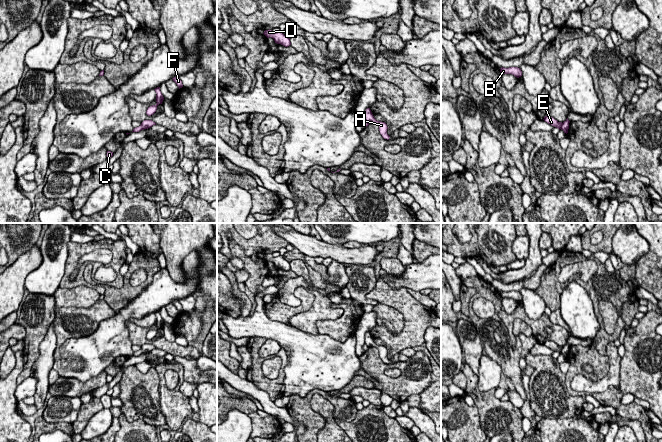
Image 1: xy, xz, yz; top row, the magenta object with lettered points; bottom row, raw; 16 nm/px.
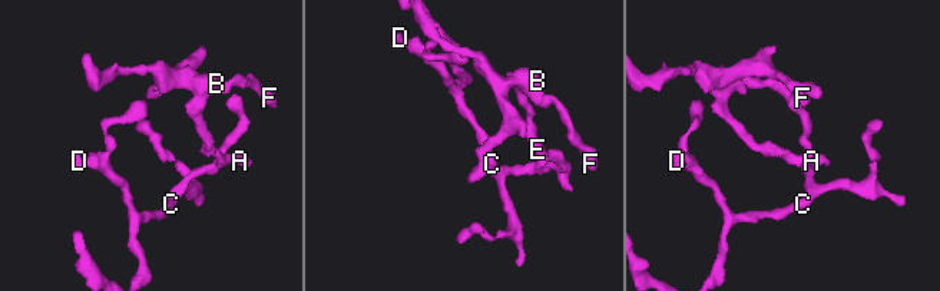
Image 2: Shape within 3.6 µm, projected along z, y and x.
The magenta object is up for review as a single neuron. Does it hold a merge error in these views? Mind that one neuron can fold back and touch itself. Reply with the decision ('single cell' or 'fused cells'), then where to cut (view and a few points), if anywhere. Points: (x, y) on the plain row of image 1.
fused cells; cut yz (563, 347), (560, 352)

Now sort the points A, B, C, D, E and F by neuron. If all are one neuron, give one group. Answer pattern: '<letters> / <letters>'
A B E F / C D

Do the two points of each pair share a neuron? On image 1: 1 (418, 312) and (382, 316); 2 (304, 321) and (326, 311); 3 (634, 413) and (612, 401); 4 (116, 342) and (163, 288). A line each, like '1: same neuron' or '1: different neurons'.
1: different neurons
2: same neuron
3: same neuron
4: same neuron

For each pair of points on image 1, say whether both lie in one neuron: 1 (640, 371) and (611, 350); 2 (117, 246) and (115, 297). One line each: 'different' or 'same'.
1: different
2: different

